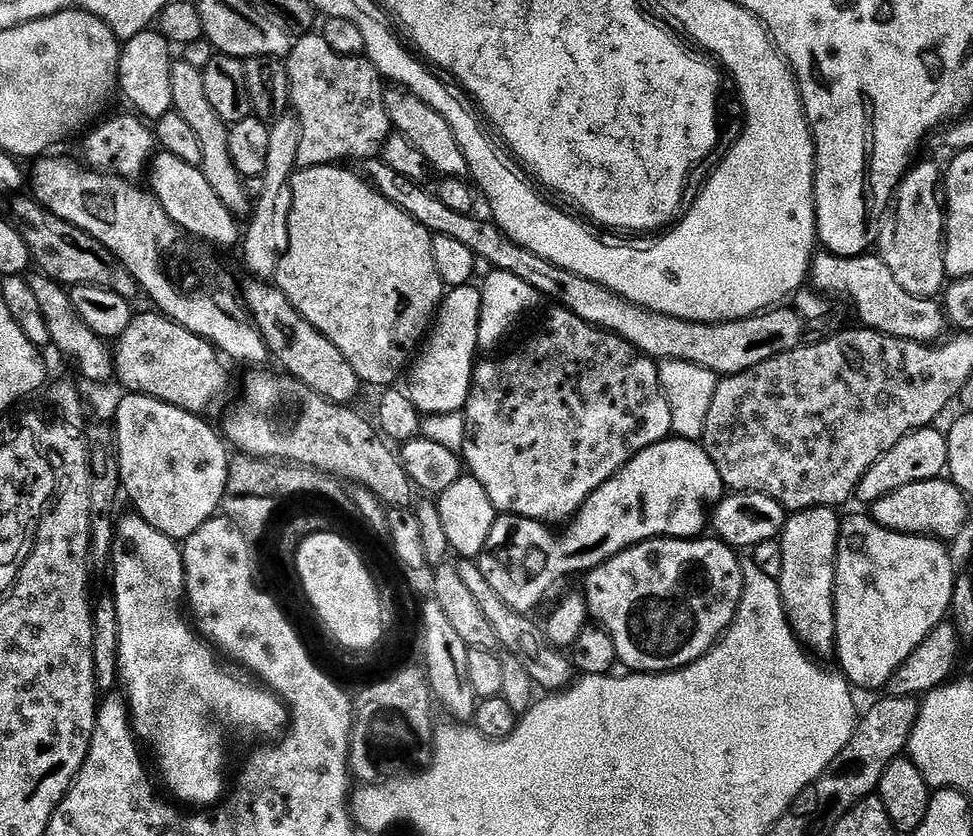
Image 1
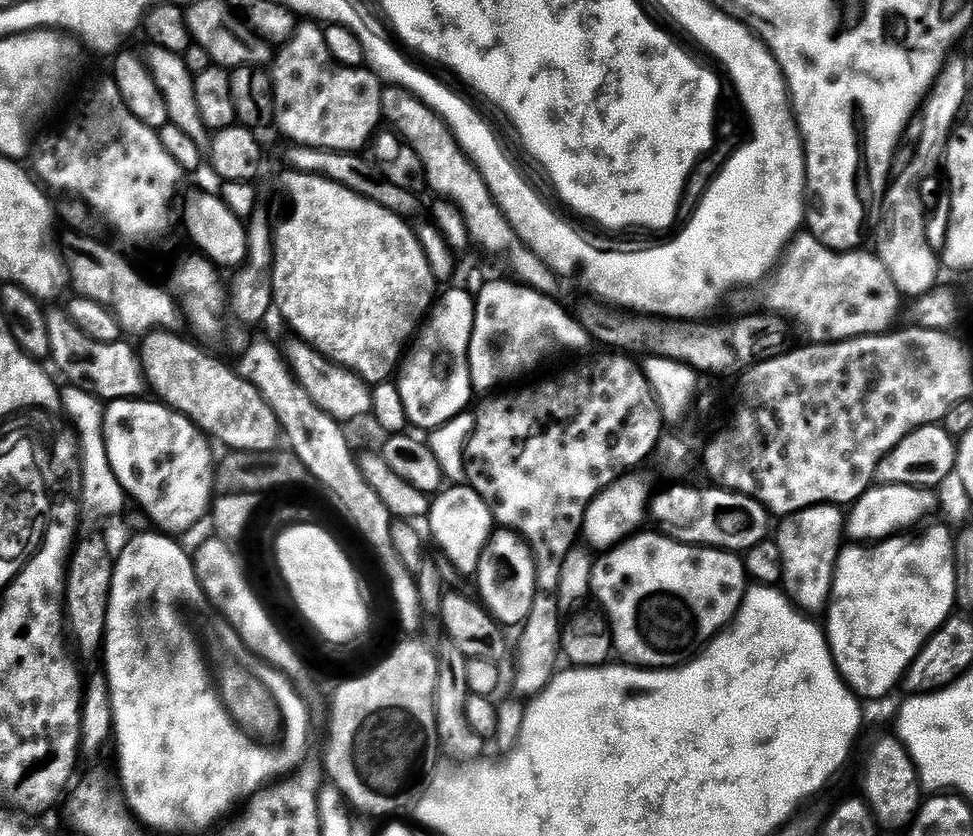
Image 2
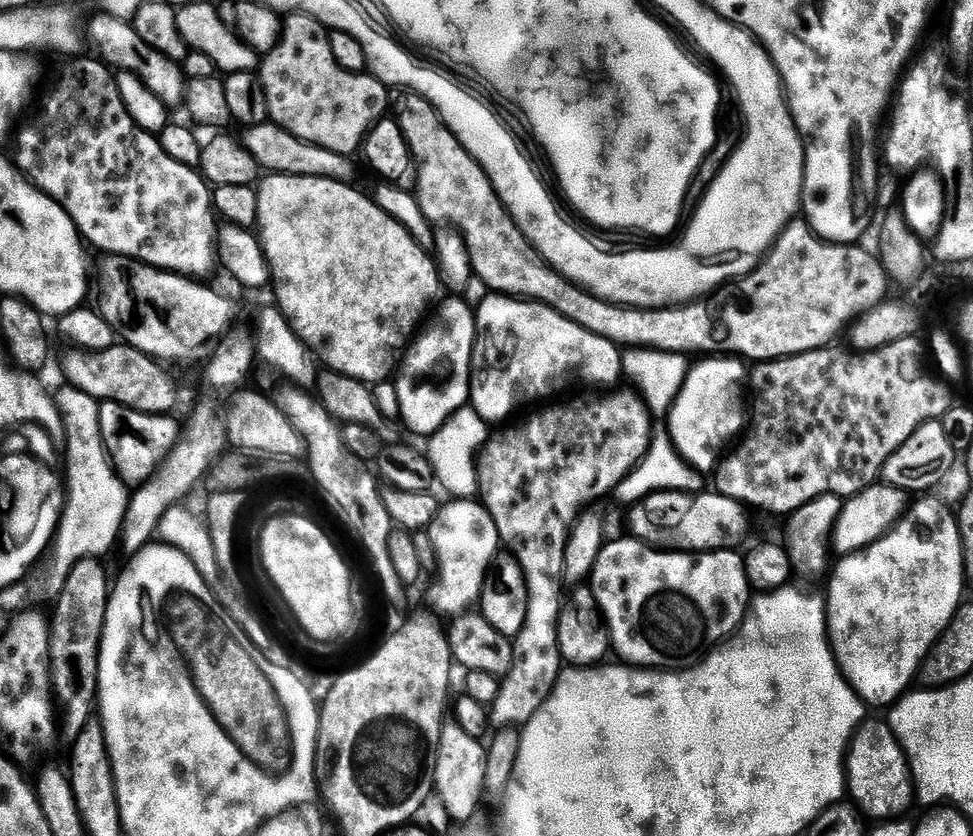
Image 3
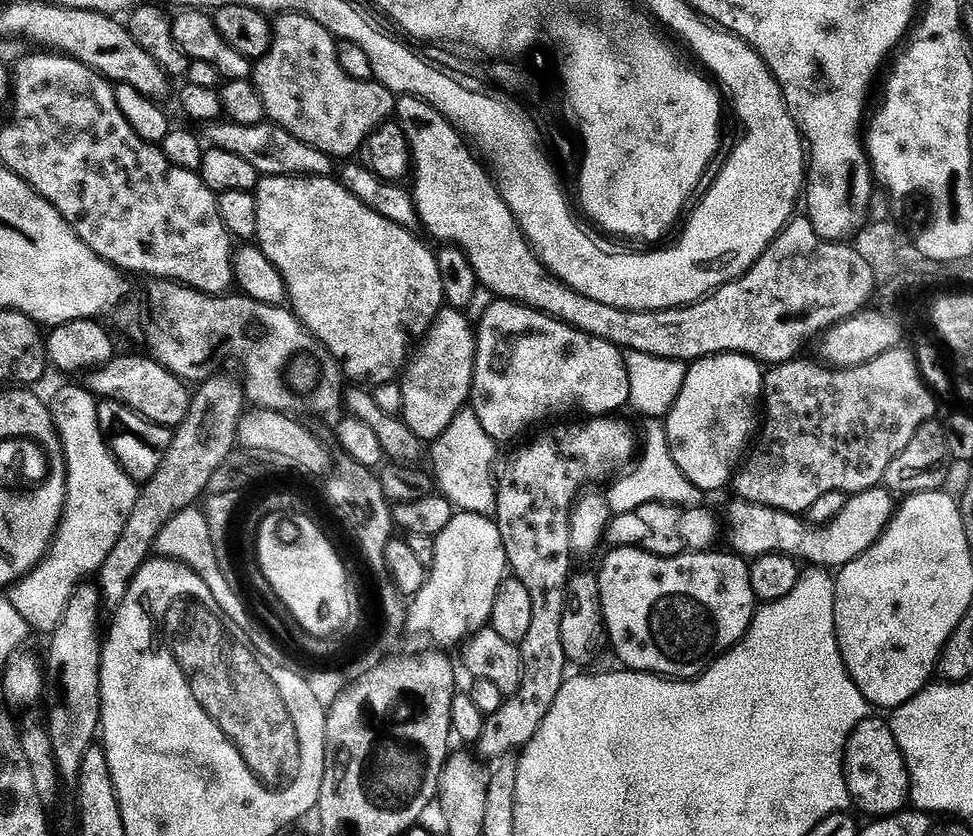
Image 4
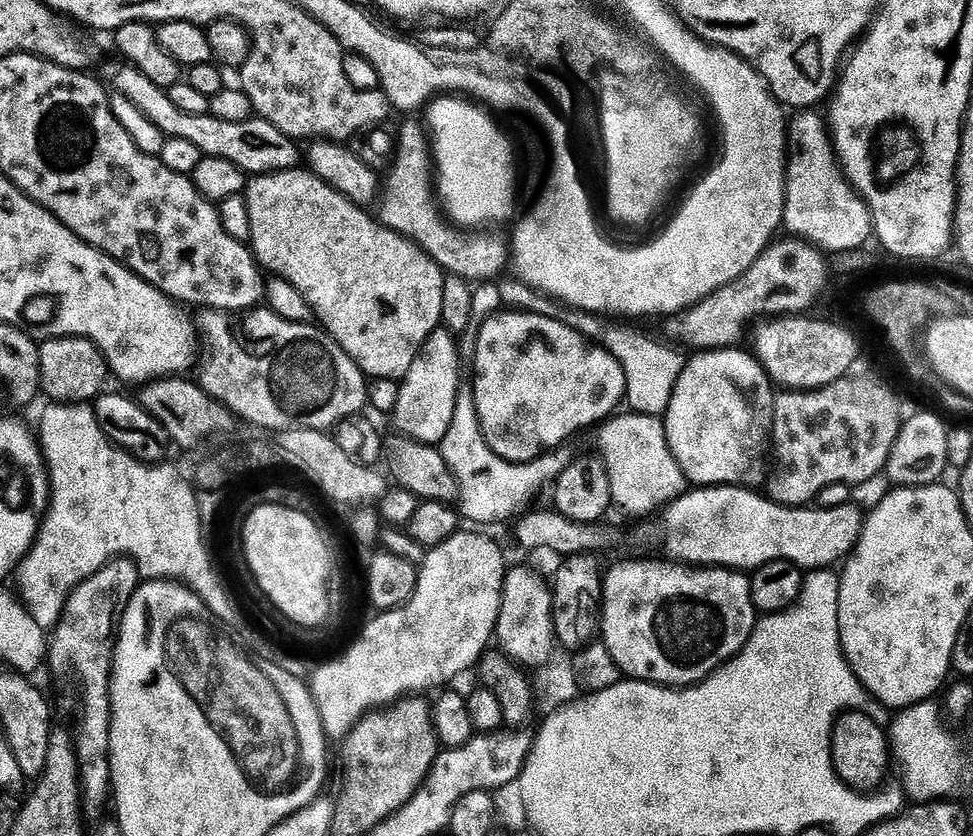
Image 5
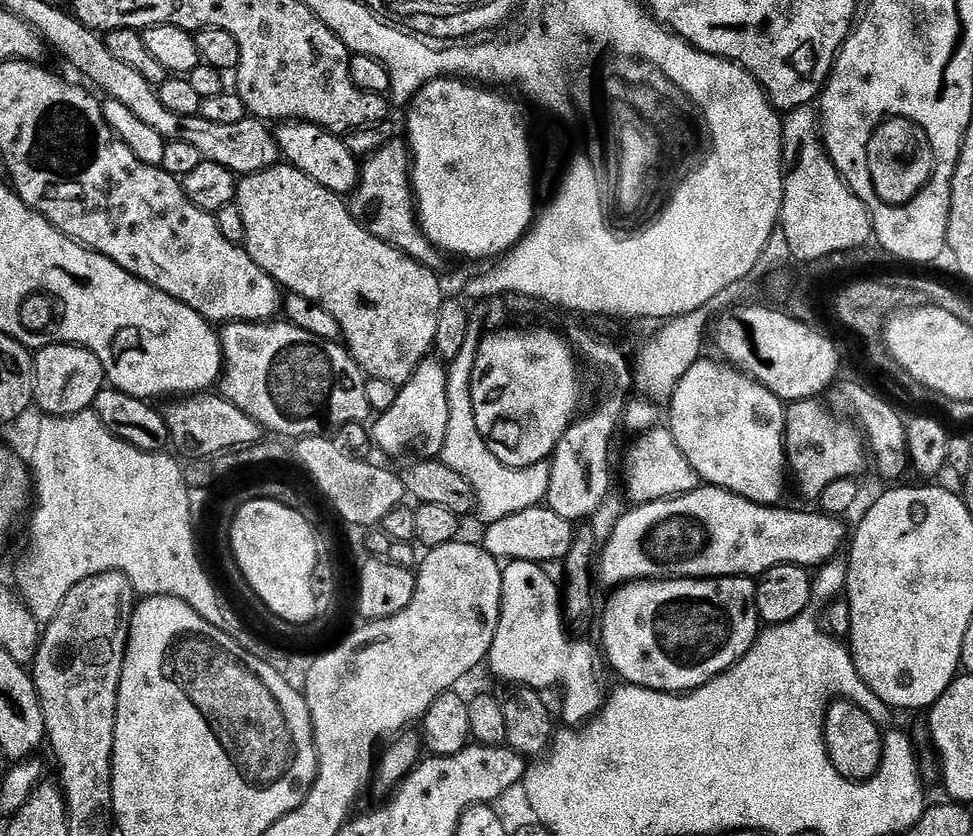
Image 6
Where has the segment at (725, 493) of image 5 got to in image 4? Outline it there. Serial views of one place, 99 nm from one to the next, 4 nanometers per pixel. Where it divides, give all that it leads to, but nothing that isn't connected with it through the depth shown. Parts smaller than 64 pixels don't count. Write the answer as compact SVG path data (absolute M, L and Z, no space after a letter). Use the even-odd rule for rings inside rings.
M883 486L870 489L869 492L857 492L847 501L844 509L822 527L815 528L807 524L804 518L791 512L780 512L777 508L764 508L760 504L736 502L729 514L732 523L733 553L745 558L768 556L771 552L783 552L812 566L823 566L828 570L839 570L845 564L855 560L867 548L876 543L877 538L888 527L888 521L894 515L893 493Z

